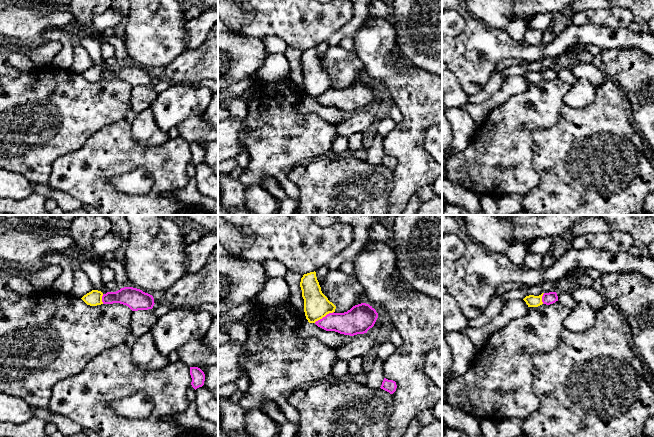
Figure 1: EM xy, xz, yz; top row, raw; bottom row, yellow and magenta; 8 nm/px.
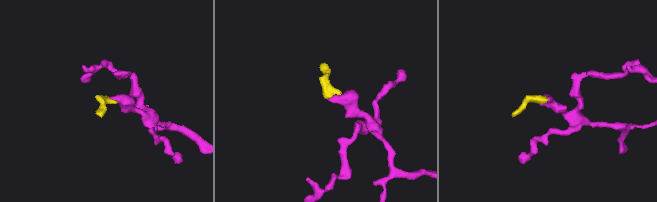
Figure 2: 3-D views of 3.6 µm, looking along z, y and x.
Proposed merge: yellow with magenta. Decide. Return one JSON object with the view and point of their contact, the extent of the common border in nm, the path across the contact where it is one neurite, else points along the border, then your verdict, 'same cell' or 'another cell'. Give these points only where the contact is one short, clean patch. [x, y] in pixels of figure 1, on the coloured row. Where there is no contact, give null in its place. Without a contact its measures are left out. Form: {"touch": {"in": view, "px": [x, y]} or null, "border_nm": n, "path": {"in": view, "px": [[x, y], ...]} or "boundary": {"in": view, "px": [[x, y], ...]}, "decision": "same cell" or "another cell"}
{"touch": {"in": "xz", "px": [323, 316]}, "border_nm": 180, "boundary": {"in": "xz", "px": [[333, 311], [314, 322]]}, "decision": "another cell"}

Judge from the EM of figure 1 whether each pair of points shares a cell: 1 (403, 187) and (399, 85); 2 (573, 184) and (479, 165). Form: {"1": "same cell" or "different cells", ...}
{"1": "same cell", "2": "different cells"}

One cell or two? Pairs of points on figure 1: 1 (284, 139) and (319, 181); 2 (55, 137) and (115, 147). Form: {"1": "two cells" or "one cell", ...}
{"1": "two cells", "2": "two cells"}

